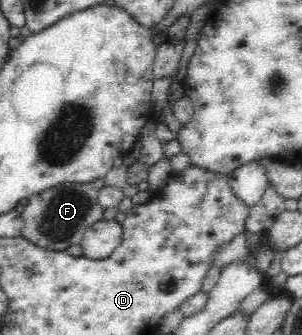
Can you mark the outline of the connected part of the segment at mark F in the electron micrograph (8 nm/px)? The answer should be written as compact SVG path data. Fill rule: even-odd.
M65 181L63 184L49 187L40 193L27 197L27 204L19 212L24 222L22 236L37 246L58 251L65 251L74 244L80 244L85 231L102 218L104 210L99 206L97 197L98 190L95 190L91 183L73 181Z

